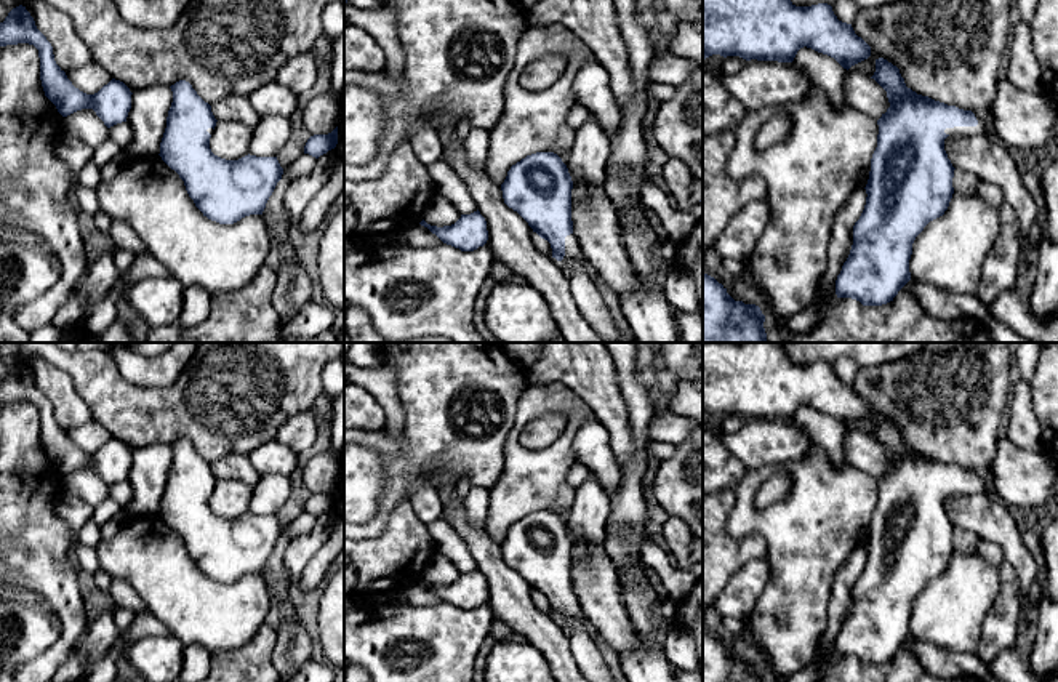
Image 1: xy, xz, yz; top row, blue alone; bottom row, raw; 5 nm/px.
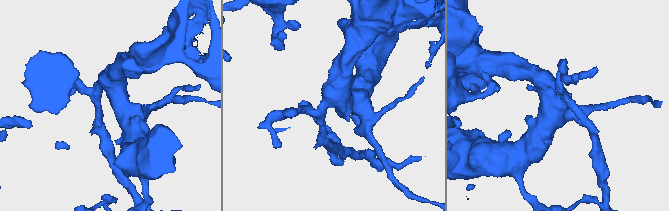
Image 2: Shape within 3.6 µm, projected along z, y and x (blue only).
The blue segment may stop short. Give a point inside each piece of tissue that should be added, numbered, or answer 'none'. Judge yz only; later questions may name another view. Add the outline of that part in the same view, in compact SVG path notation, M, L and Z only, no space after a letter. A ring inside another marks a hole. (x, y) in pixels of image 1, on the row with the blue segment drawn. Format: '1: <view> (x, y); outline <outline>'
1: yz (983, 127); outline M973 112L978 125L976 126L954 126L946 128L944 133L949 136L976 136L976 134L992 134L991 123L984 118L981 112Z

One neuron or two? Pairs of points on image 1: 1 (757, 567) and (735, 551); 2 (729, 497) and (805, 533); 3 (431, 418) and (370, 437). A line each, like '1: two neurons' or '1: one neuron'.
1: two neurons
2: two neurons
3: one neuron

